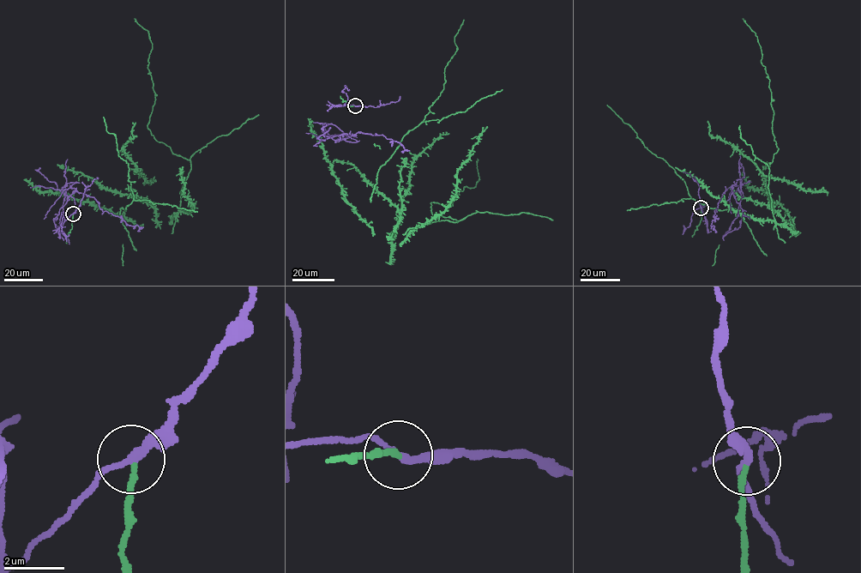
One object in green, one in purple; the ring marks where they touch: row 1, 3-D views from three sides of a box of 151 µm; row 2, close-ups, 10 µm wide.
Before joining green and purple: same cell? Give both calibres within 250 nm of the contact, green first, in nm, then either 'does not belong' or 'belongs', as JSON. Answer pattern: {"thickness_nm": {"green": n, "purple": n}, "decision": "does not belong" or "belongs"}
{"thickness_nm": {"green": 170, "purple": 220}, "decision": "does not belong"}

